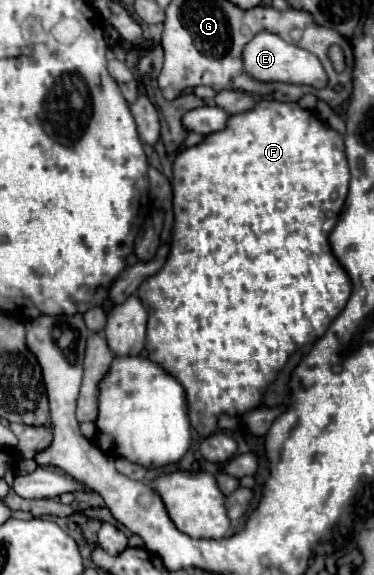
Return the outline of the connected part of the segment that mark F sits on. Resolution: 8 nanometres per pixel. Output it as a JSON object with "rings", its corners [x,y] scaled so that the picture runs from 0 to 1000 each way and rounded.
{"rings":[[[717,170],[684,174],[679,188],[663,195],[620,198],[604,212],[604,223],[588,230],[556,233],[535,250],[513,257],[492,257],[476,264],[460,285],[460,327],[465,327],[465,403],[455,421],[455,442],[433,470],[401,483],[390,483],[369,501],[369,517],[396,543],[390,574],[390,616],[396,623],[439,640],[455,654],[465,654],[497,678],[503,696],[503,723],[508,737],[524,744],[535,758],[561,758],[583,744],[588,720],[652,720],[695,703],[706,675],[738,657],[743,643],[765,633],[770,619],[791,609],[791,602],[840,595],[856,588],[877,563],[914,543],[925,532],[941,494],[920,466],[898,456],[877,407],[904,386],[909,365],[930,341],[936,296],[920,268],[920,240],[856,212],[829,191],[802,188],[791,177],[738,177]]]}

